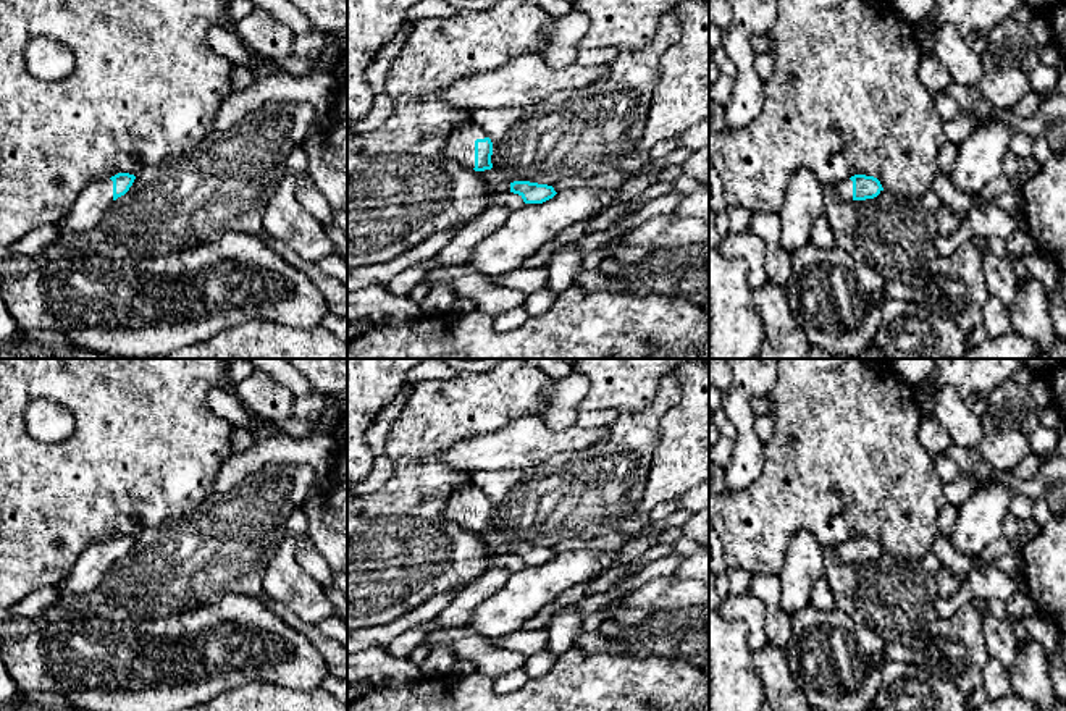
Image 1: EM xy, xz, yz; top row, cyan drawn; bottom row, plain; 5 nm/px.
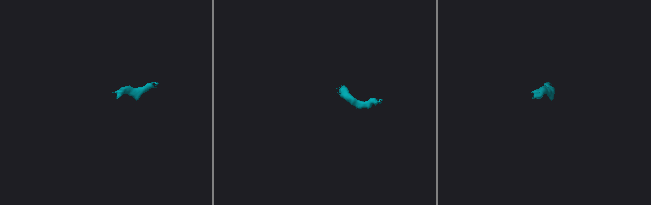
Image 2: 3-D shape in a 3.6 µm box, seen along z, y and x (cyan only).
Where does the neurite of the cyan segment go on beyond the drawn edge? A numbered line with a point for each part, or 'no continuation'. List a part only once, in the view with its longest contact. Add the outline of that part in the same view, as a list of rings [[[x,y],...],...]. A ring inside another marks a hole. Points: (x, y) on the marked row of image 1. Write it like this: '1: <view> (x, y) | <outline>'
1: xz (461, 144) | [[[473,121],[462,123],[447,137],[444,152],[449,158],[475,168],[475,141],[485,137],[488,137],[486,133]]]

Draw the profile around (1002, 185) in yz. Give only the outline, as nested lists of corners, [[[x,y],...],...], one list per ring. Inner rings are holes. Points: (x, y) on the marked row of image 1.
[[[1001,175],[998,178],[995,178],[988,187],[985,187],[984,191],[979,192],[979,196],[990,204],[993,199],[1014,191],[1014,183],[1011,178]]]

